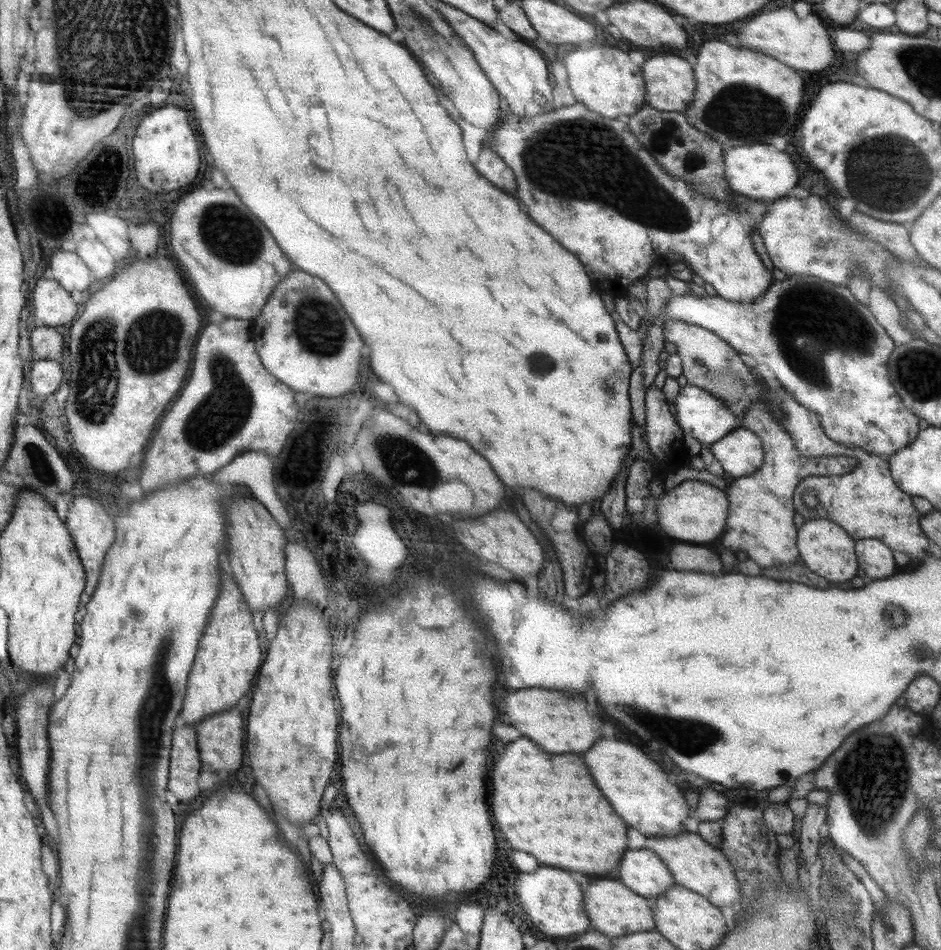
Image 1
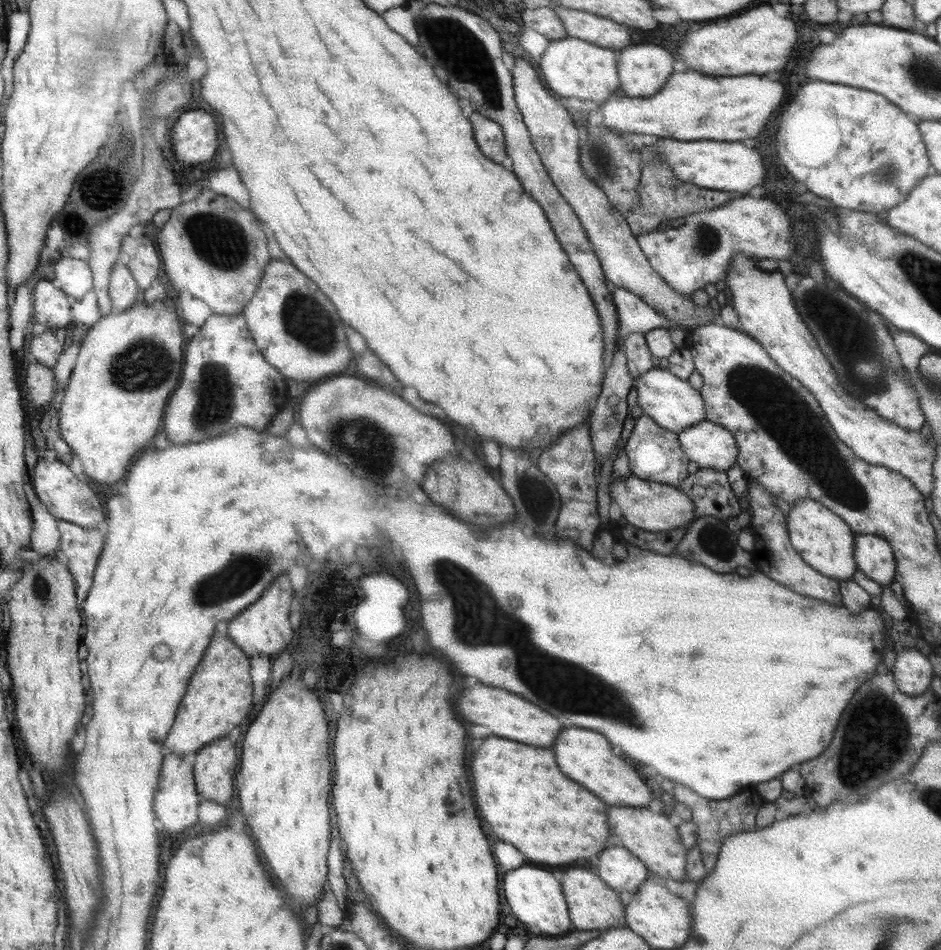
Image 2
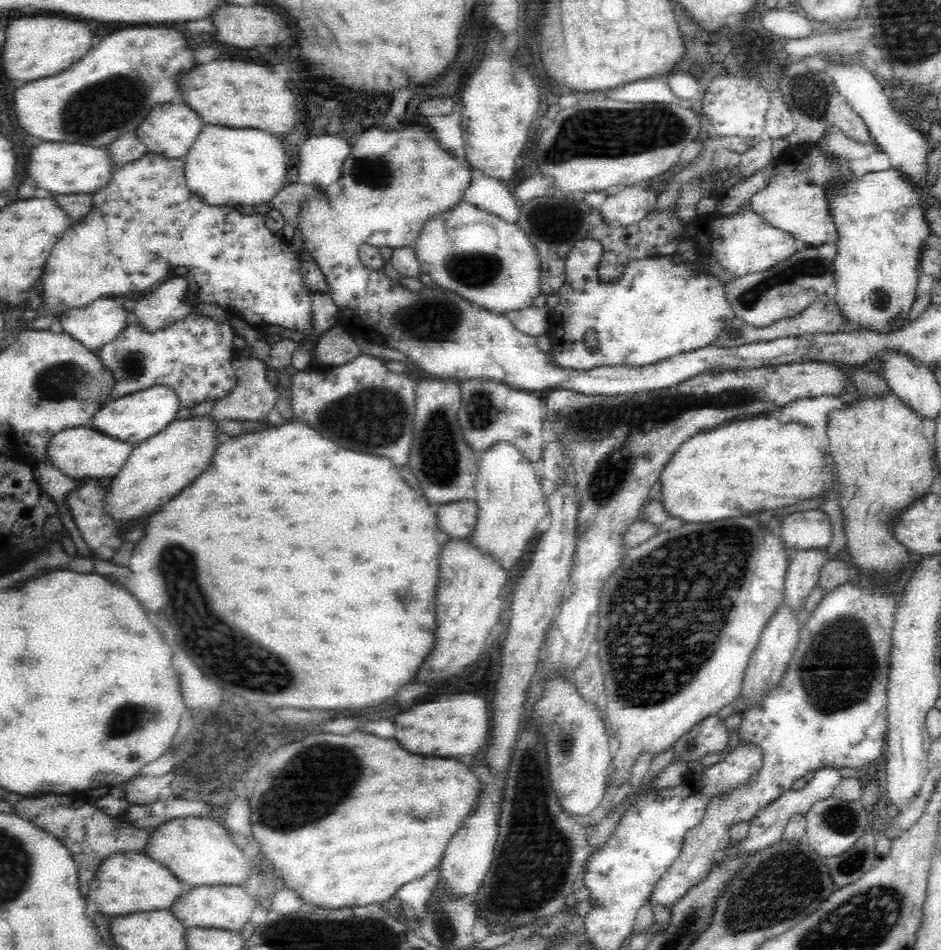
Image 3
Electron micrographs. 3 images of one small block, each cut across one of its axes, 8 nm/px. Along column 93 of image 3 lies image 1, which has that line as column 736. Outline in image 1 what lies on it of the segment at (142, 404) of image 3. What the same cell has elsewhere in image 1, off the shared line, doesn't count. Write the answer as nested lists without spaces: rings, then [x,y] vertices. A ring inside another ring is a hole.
[[[691,384],[679,388],[673,406],[681,430],[701,446],[709,446],[737,428],[737,416],[723,400]]]

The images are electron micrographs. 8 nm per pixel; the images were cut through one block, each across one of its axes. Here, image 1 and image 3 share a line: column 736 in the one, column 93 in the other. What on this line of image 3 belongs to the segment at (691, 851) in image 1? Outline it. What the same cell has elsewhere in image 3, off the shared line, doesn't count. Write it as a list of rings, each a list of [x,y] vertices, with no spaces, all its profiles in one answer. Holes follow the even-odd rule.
[[[116,852],[100,862],[96,880],[90,882],[90,894],[86,900],[90,902],[90,908],[102,914],[126,916],[146,910],[170,910],[180,892],[184,892],[180,880],[144,852]]]

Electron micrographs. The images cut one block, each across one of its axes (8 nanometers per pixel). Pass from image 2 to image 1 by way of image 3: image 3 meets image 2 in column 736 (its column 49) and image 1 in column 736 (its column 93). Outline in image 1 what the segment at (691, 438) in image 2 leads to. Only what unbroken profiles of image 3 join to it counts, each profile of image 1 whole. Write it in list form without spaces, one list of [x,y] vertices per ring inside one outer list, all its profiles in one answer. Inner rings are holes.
[[[735,428],[721,440],[709,444],[711,454],[719,466],[727,472],[727,478],[751,476],[763,462],[763,444],[755,432],[747,428]]]

